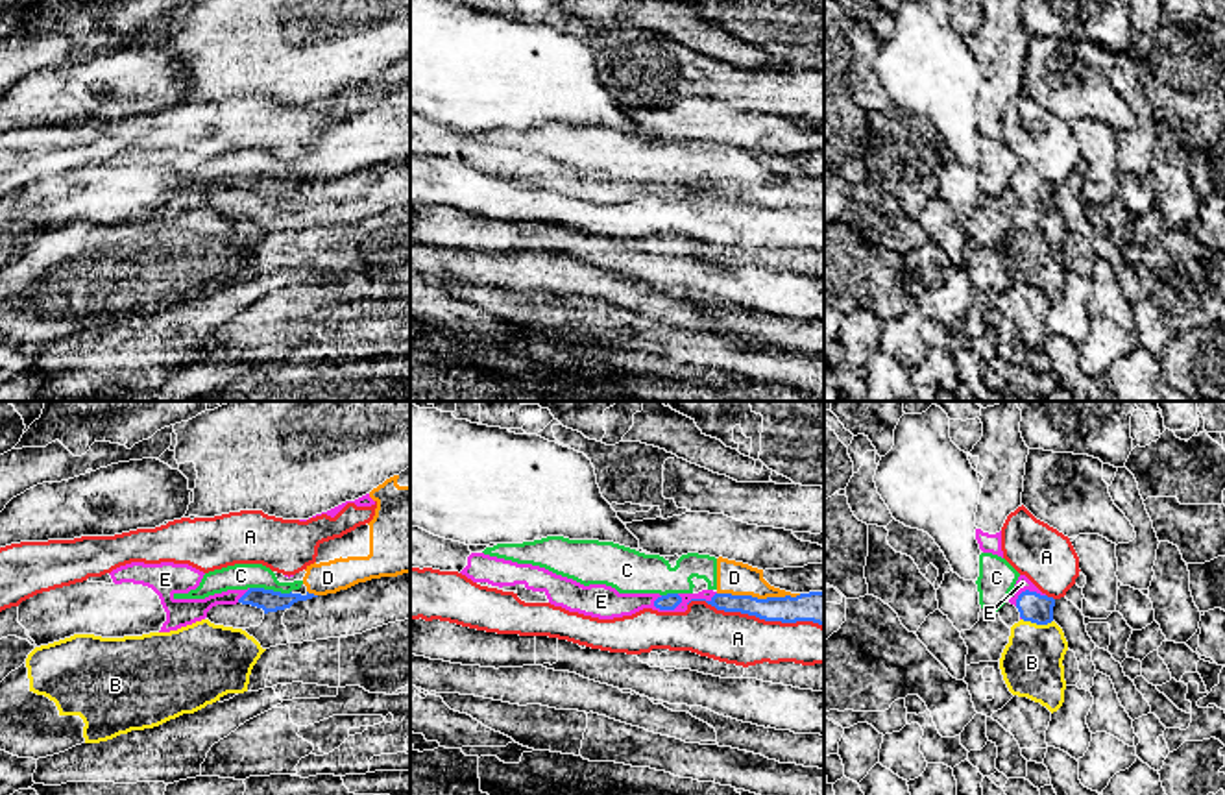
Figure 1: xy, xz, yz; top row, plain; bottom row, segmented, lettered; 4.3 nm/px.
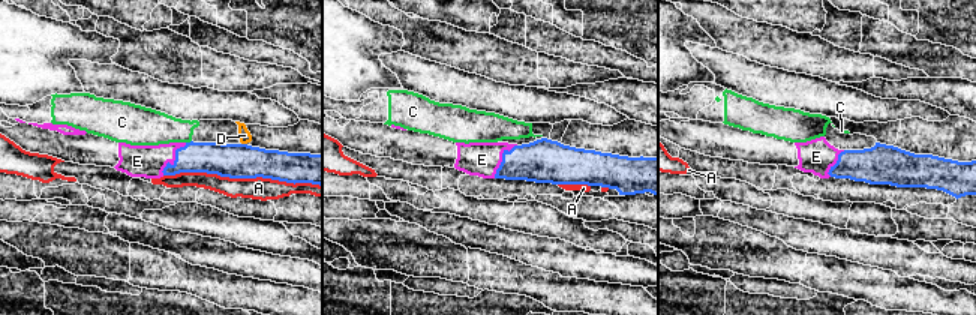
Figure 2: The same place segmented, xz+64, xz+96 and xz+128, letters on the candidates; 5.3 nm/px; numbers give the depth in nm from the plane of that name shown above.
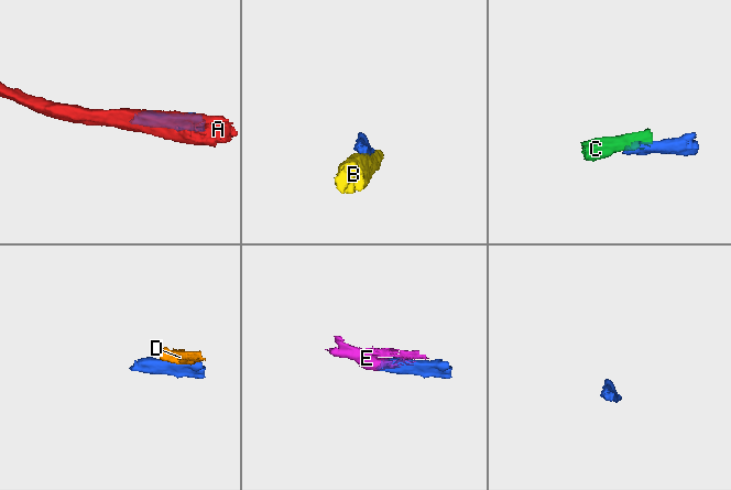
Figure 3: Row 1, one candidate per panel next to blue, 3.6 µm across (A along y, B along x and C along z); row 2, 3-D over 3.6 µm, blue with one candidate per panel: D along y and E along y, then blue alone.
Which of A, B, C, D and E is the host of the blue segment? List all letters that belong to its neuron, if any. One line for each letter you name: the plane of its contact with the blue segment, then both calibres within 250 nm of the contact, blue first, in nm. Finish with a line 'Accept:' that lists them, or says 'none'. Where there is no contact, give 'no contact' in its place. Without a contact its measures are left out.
E: contact in xz; calibres 70 and 120 nm
Accept: E

